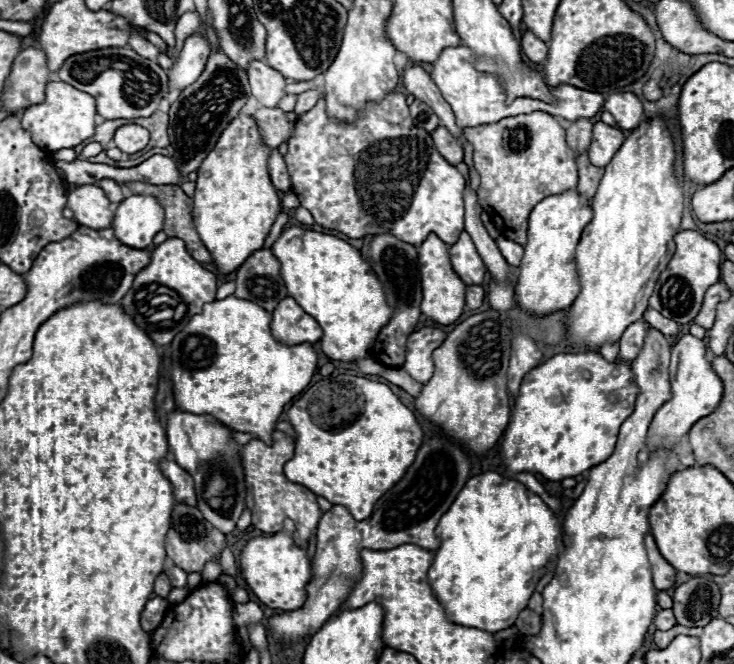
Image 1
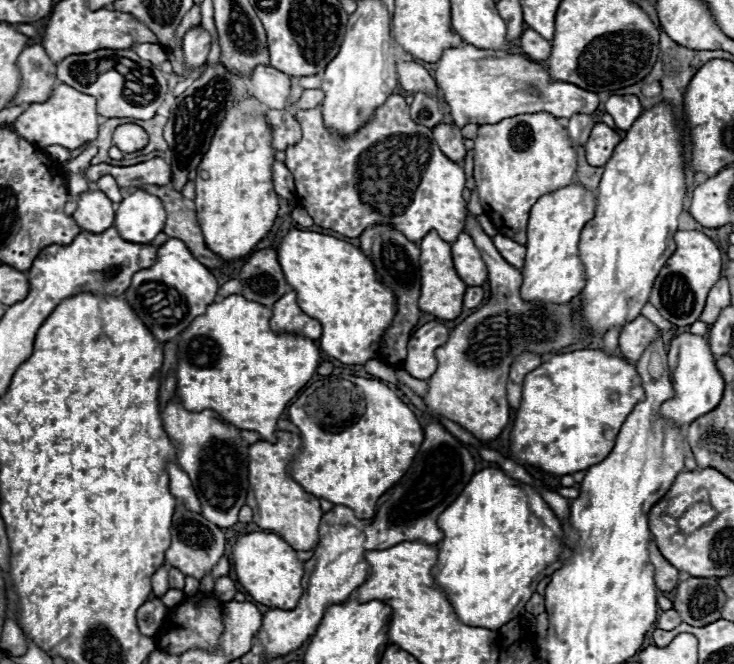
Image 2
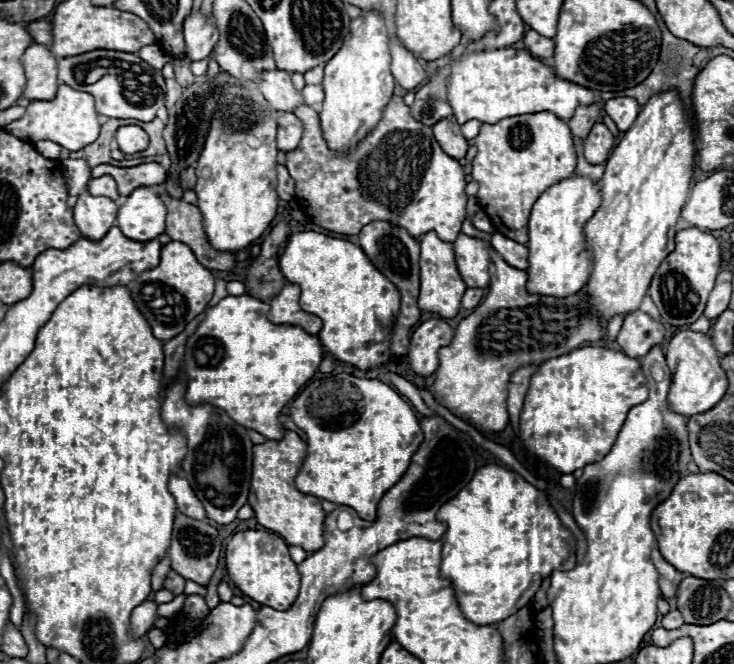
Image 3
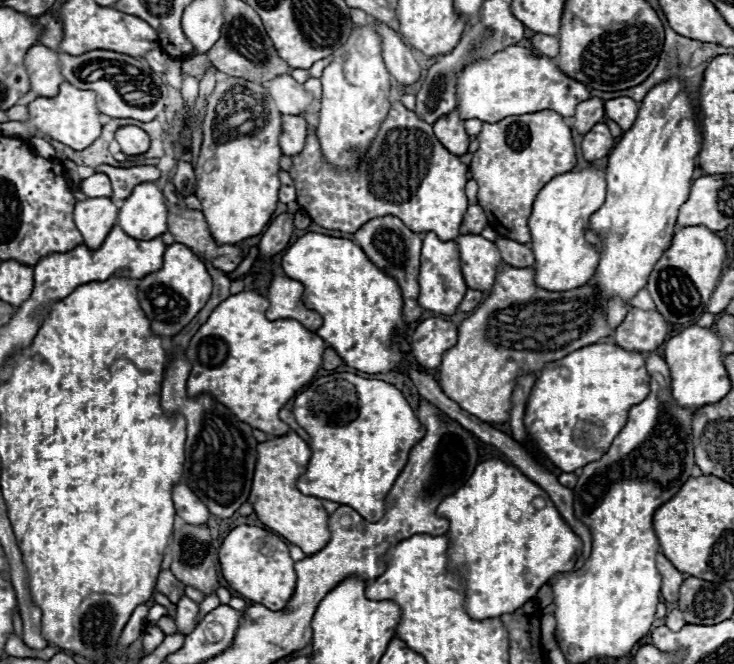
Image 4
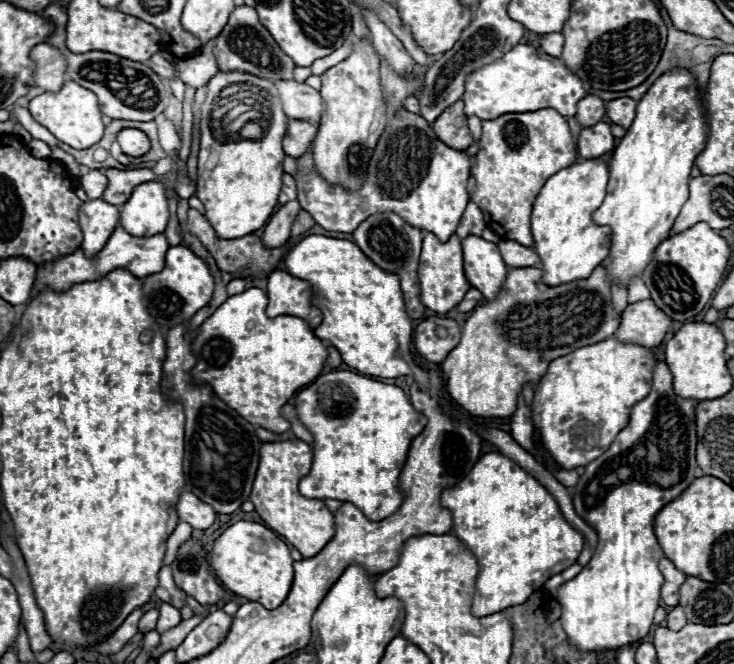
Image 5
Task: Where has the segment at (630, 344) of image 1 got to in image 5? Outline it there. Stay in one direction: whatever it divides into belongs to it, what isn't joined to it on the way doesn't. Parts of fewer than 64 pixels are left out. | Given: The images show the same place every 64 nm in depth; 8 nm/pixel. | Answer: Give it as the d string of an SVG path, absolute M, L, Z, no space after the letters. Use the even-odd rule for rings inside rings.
M646 300L628 304L614 338L624 344L656 348L664 340L668 328L670 318L652 300Z

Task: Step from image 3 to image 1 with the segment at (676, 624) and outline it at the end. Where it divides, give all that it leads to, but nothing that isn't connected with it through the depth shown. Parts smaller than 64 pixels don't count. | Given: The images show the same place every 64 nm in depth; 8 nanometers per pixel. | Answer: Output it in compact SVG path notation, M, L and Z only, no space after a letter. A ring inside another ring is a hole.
M660 610L654 618L654 624L658 630L670 630L672 626L676 626L676 618L674 618L672 610Z

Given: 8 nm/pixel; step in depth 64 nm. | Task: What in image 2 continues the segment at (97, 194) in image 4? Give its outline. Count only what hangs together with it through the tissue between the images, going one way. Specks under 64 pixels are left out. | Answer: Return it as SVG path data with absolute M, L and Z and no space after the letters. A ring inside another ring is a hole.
M102 176L98 182L92 184L92 188L96 190L102 190L112 202L120 202L122 200L122 194L120 194L120 188L116 184L116 180L112 176Z

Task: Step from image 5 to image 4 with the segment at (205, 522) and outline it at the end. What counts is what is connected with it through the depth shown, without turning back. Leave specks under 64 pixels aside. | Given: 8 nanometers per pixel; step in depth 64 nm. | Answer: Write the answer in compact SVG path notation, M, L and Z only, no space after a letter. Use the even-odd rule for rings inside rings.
M184 482L172 486L172 498L176 514L182 516L188 524L206 524L206 520L212 516L208 514L208 508L196 498L196 494Z

